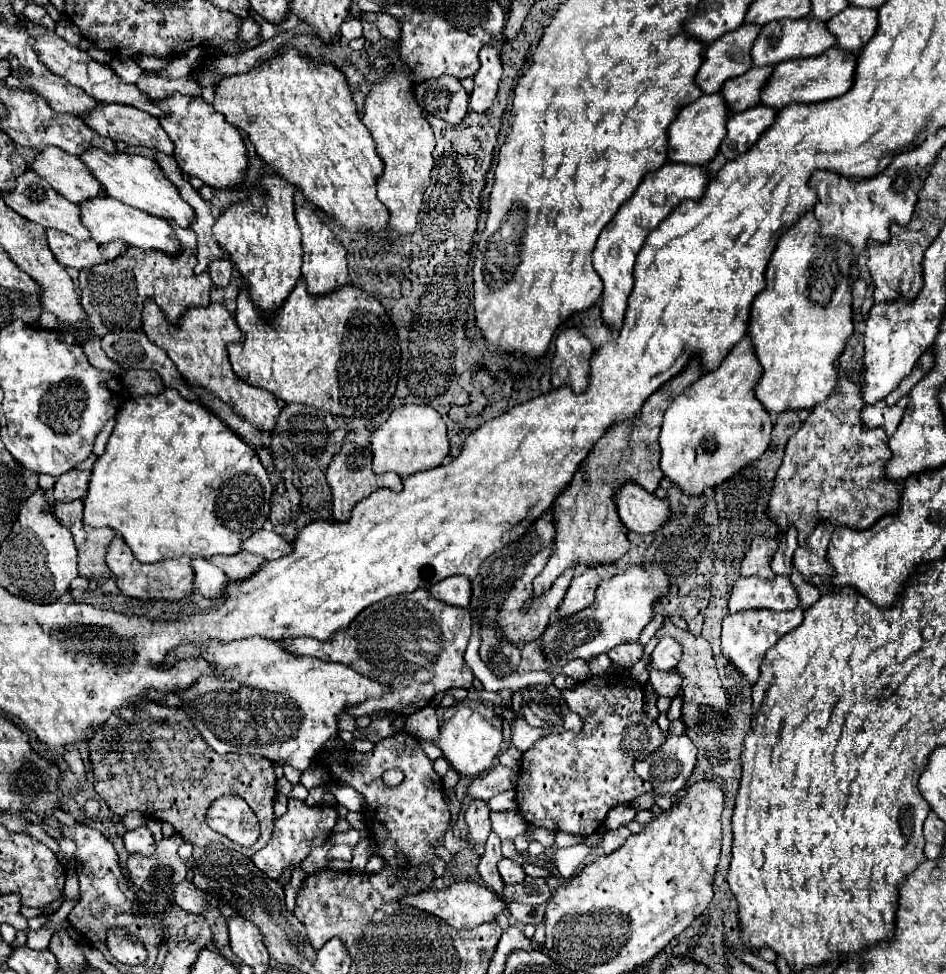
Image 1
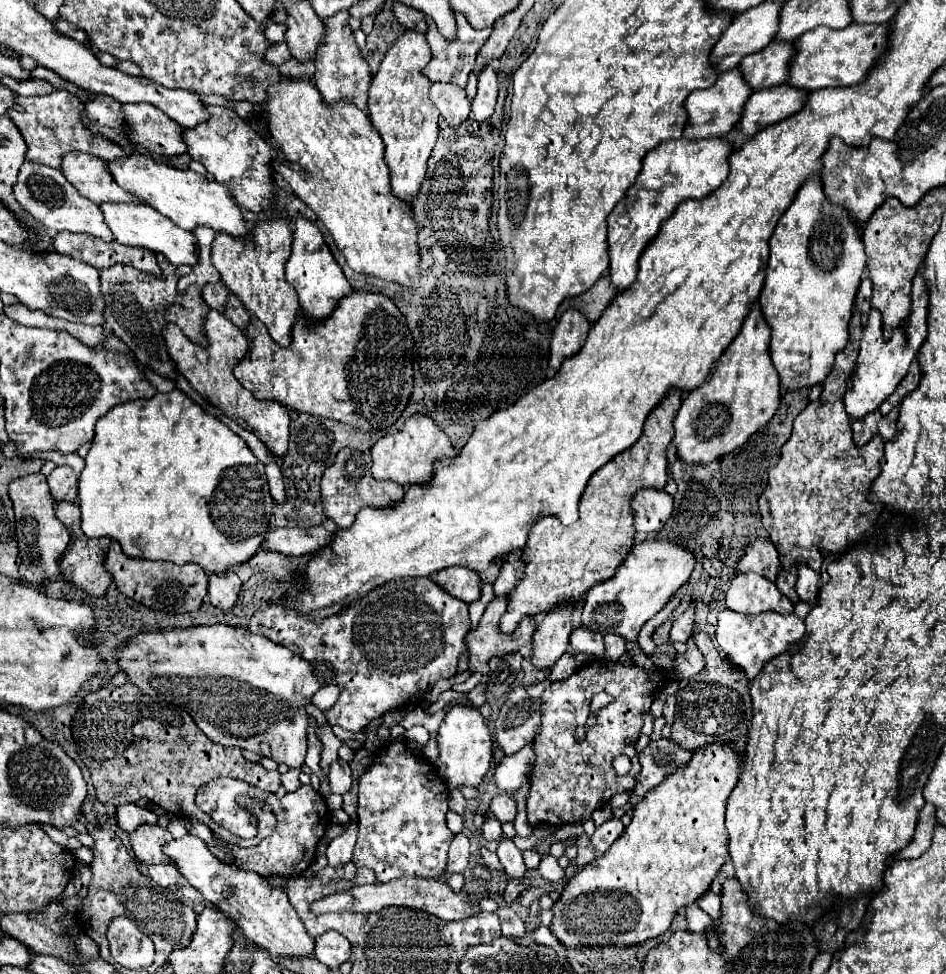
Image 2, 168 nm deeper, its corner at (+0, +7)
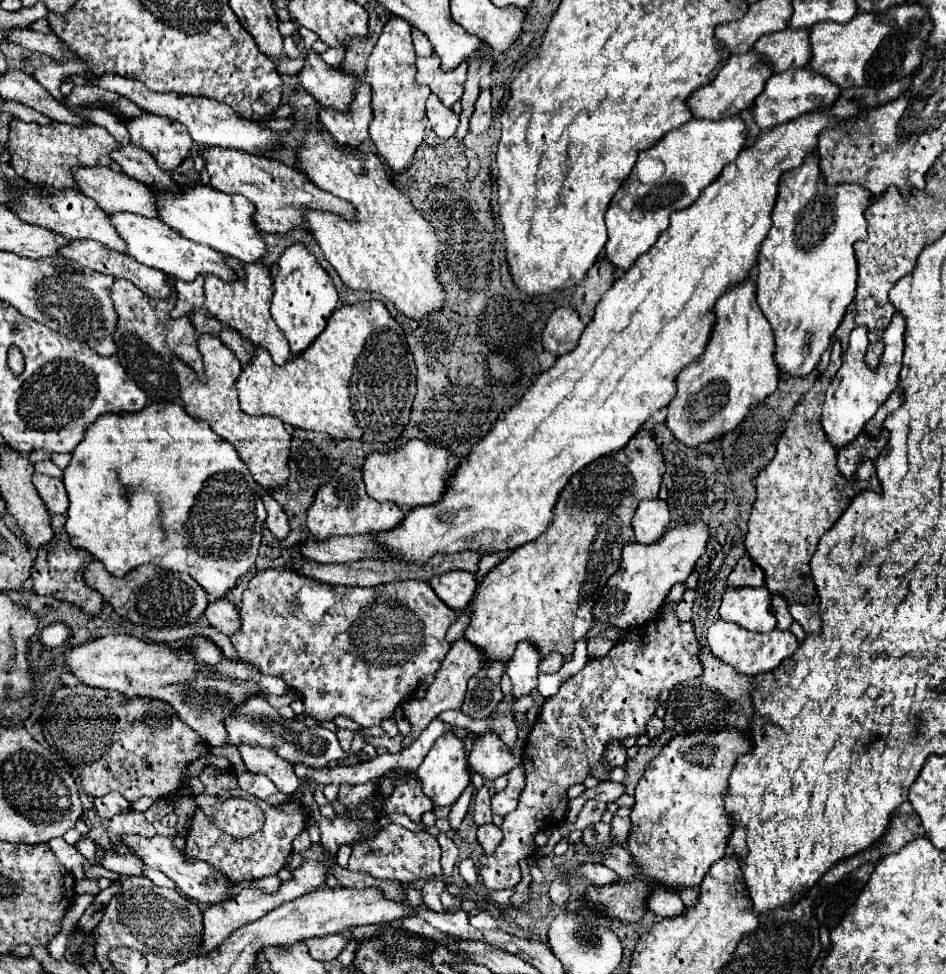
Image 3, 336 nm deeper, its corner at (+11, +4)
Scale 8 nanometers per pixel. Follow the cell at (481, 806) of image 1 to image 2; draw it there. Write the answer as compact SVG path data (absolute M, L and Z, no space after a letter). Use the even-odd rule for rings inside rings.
M461 833L455 835L451 847L449 847L449 859L445 871L449 873L463 873L469 863L469 839Z

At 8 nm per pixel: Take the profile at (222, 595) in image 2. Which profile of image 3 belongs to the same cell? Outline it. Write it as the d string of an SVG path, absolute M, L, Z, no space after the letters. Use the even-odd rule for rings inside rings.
M224 598L224 600L210 600L204 616L208 618L208 622L214 628L222 630L226 636L234 634L238 630L238 626L240 626L240 616L238 616L234 604L228 598Z

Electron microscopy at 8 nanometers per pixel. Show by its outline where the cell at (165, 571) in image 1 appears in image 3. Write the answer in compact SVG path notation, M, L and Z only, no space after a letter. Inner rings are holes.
M92 560L84 570L84 580L92 588L96 588L120 616L128 618L134 624L144 624L150 628L178 628L194 624L208 606L208 594L192 576L170 572L154 564L142 564L140 568L134 568L122 580L118 580L104 568L104 564L100 564L100 560Z

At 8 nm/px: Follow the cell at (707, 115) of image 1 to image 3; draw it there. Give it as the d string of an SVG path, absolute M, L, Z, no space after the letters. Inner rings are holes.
M752 52L730 56L728 62L720 68L718 76L710 84L692 92L692 96L688 98L688 108L692 112L692 118L724 120L724 118L736 116L740 110L746 110L748 106L752 106L754 98L762 92L764 82L770 78L770 74L772 70L768 68L768 64L762 62L758 56L754 56Z

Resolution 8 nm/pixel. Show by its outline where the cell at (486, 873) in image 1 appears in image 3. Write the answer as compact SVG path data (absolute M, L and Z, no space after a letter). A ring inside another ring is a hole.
M482 786L476 796L474 796L474 810L472 810L472 820L476 826L484 826L492 822L492 810L490 810L490 794L488 788Z

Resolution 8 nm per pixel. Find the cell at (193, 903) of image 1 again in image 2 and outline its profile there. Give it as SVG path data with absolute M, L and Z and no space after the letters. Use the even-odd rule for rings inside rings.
M163 863L161 865L149 865L147 873L161 887L171 887L171 885L179 883L179 879L181 879L179 871L173 865L163 865Z

